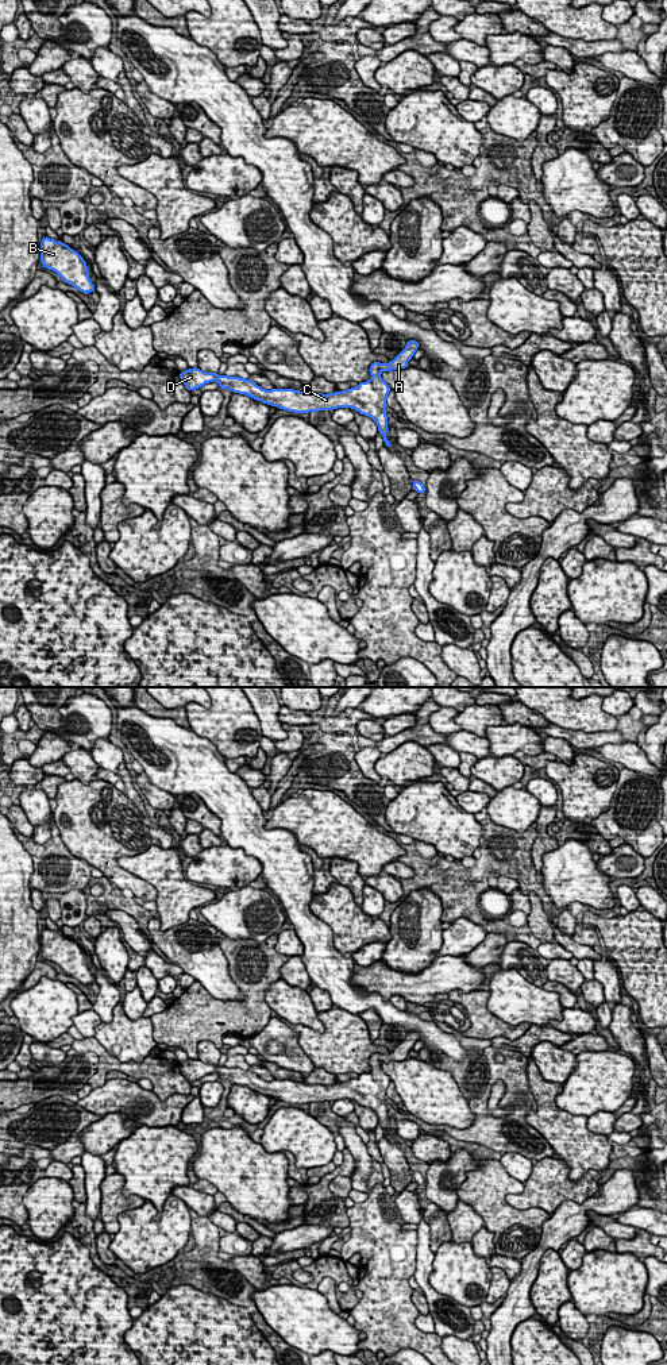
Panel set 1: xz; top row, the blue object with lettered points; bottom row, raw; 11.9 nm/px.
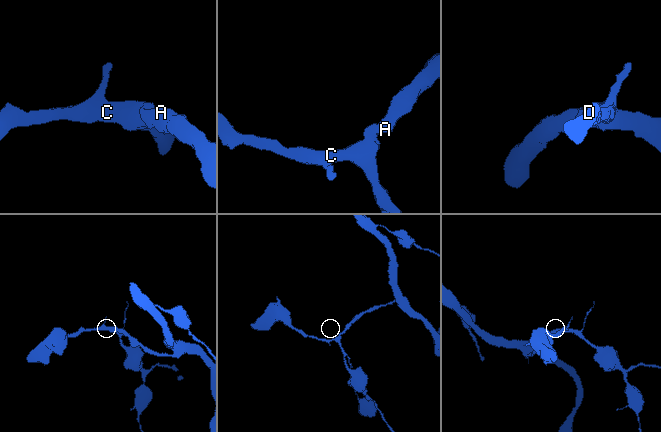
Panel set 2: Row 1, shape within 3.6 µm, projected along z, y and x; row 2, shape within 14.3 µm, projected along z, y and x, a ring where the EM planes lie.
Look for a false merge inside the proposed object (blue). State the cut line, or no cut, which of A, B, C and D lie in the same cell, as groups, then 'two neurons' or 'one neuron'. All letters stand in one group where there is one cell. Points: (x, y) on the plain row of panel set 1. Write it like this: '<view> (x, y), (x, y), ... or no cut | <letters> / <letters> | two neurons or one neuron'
no cut | A B C D | one neuron

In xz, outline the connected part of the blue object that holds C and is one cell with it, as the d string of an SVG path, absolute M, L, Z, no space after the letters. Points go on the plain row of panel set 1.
M408 1032L405 1040L400 1042L398 1046L389 1054L373 1053L370 1056L370 1072L359 1073L356 1079L328 1086L275 1079L266 1081L258 1077L250 1069L244 1071L240 1068L228 1068L225 1065L219 1067L217 1064L205 1064L198 1059L190 1059L189 1061L181 1063L180 1071L189 1083L196 1081L205 1075L217 1072L220 1080L228 1080L232 1084L246 1086L270 1098L277 1098L286 1103L294 1104L352 1099L358 1104L371 1108L378 1117L378 1123L382 1126L385 1137L388 1140L393 1140L386 1127L386 1091L392 1080L382 1071L381 1064L408 1059L408 1053L413 1049L415 1044L419 1041L419 1037L420 1036L417 1032Z

